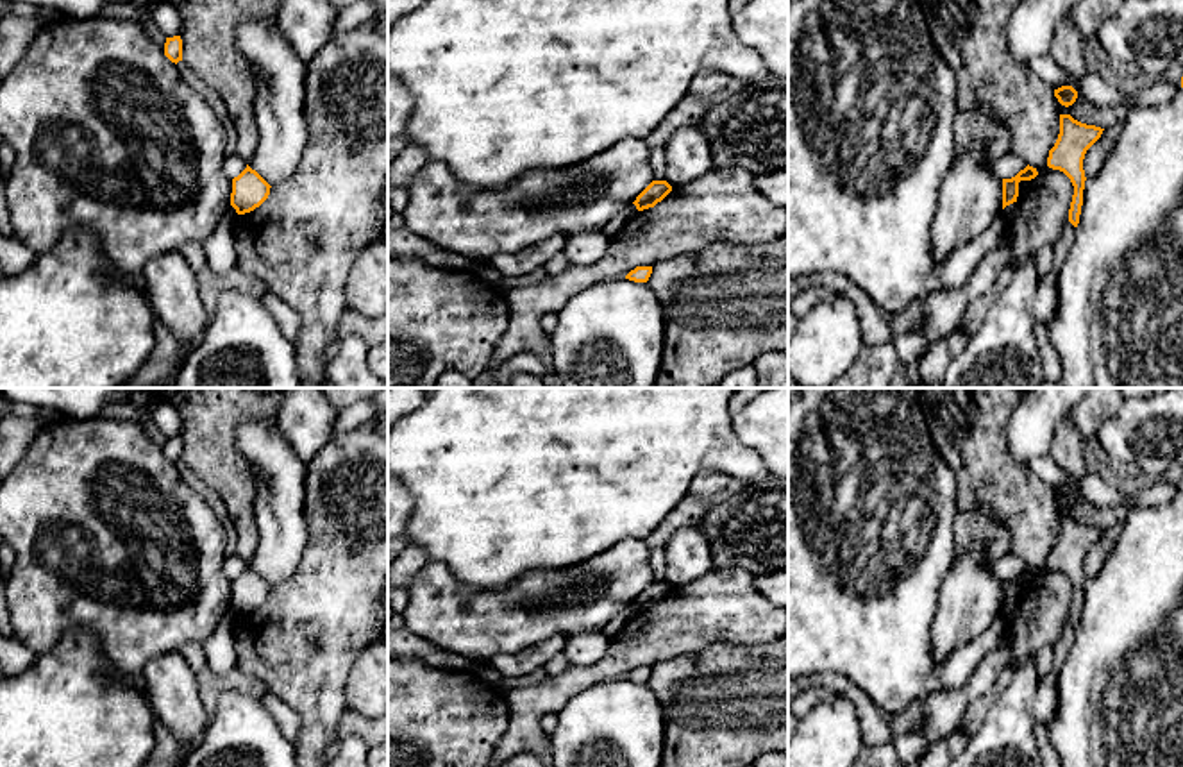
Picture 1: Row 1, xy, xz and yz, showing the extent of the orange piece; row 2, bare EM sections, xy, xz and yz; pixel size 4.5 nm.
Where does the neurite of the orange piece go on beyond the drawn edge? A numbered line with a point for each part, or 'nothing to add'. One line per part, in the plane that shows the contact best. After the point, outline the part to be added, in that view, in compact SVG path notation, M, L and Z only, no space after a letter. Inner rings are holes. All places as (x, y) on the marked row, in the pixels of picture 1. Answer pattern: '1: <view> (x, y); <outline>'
nothing to add

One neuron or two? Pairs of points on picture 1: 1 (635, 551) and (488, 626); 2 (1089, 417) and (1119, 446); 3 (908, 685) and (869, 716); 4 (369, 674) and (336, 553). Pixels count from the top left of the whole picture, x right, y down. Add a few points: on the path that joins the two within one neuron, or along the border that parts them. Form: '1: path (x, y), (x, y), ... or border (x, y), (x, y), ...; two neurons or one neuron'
1: path (608, 590), (595, 605), (585, 608), (528, 617); one neuron
2: border (1121, 406), (1094, 435); two neurons
3: border (847, 680), (889, 717); two neurons
4: border (369, 644), (352, 664), (345, 689); two neurons

